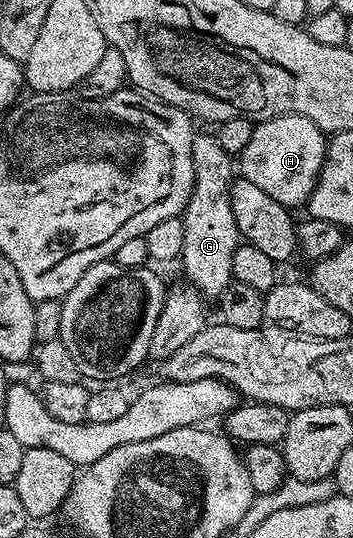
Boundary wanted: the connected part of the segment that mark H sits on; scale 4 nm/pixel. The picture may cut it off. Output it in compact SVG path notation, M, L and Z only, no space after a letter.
M278 114L259 121L252 132L252 140L248 140L240 156L241 177L252 180L256 188L268 192L272 200L287 208L309 203L326 159L327 141L320 127L299 114Z

